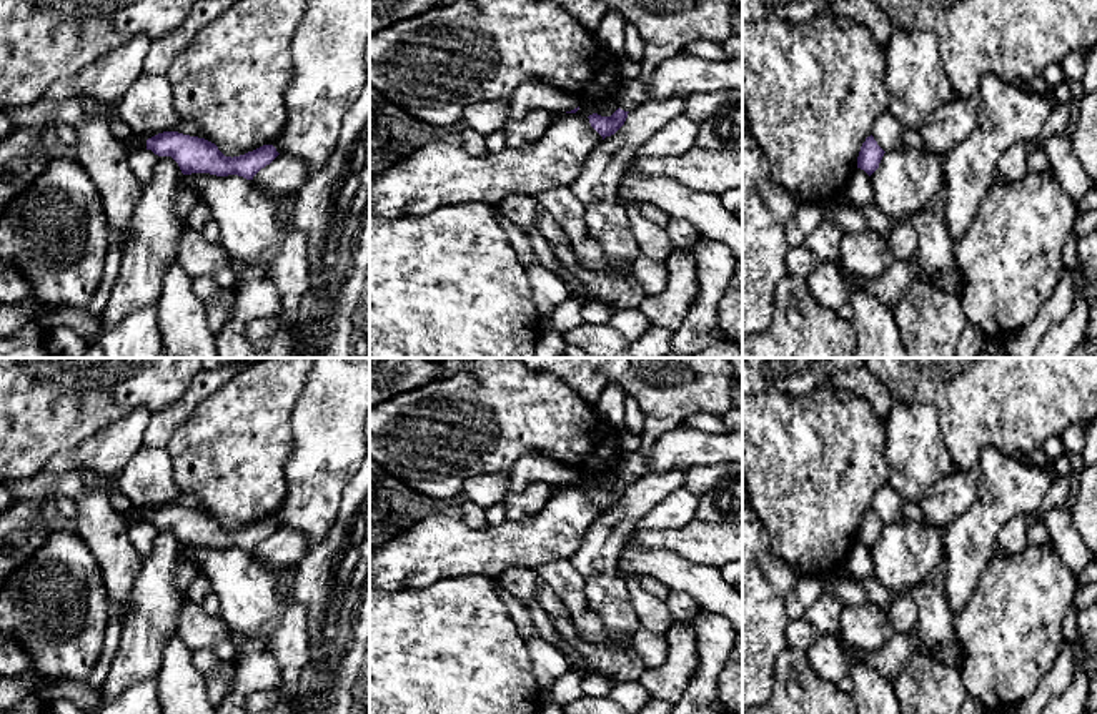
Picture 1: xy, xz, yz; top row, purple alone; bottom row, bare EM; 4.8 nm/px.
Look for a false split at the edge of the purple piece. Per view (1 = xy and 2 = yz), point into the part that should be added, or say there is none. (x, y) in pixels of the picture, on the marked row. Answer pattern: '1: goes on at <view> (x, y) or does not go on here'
1: does not go on here
2: does not go on here

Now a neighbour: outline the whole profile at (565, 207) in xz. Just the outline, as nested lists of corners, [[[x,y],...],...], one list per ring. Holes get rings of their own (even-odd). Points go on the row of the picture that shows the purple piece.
[[[556,186],[538,195],[536,200],[558,221],[571,243],[579,243],[588,236],[586,205],[573,193],[571,186]]]

